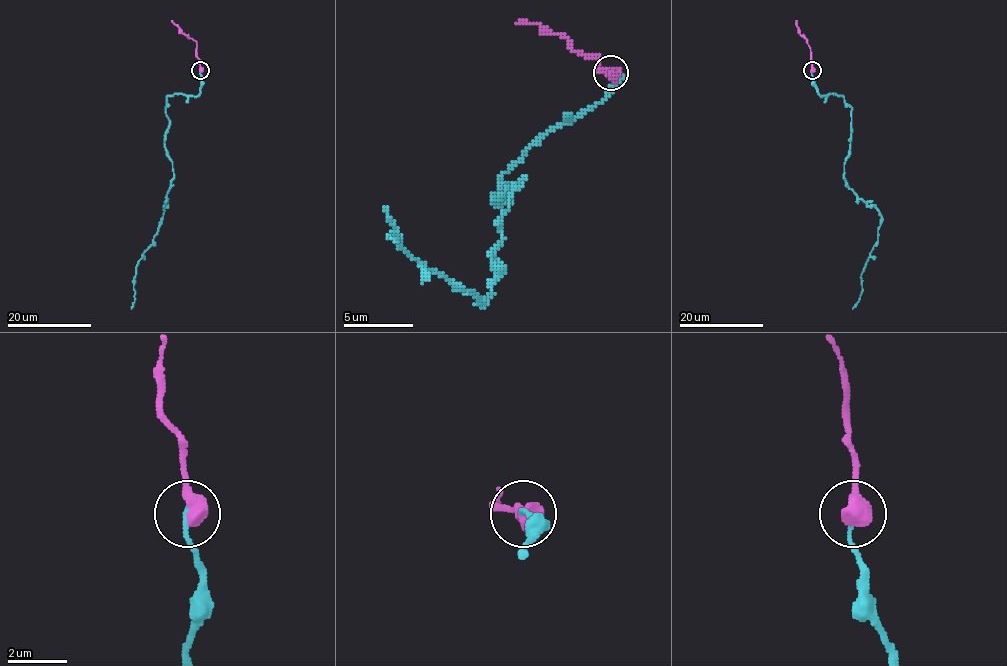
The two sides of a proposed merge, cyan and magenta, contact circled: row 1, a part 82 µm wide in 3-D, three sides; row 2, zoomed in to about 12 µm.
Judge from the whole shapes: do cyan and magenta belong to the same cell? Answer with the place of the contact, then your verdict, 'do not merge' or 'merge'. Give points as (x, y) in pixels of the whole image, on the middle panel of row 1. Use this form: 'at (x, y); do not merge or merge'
at (610, 73); merge

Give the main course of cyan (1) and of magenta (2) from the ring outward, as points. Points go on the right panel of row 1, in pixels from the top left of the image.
1: (811, 70), (821, 96), (842, 96), (851, 108), (844, 179), (881, 216), (878, 241), (852, 309)
2: (811, 70), (810, 48), (800, 34), (797, 20)

